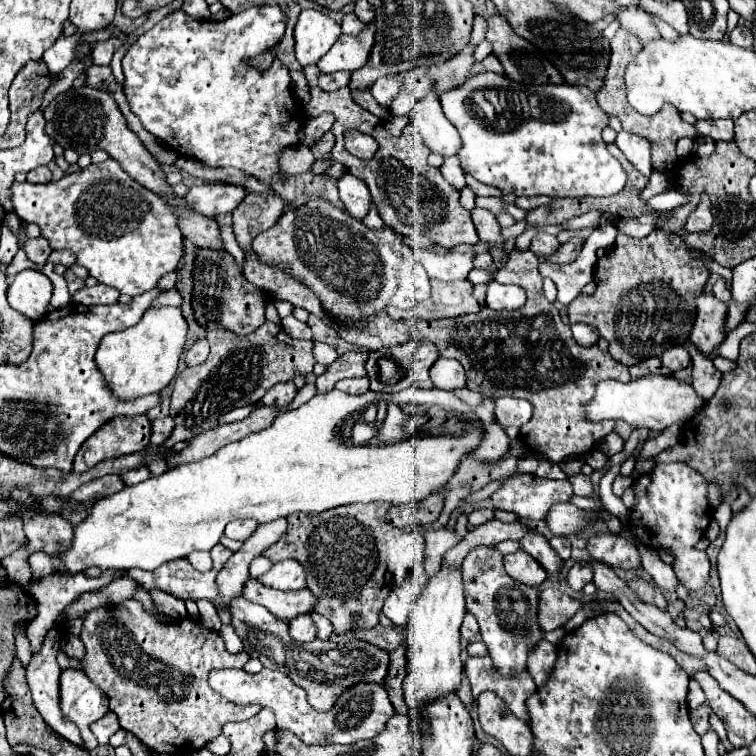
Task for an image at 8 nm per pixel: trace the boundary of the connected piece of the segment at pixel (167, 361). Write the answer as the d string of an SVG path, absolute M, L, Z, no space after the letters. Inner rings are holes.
M150 307L140 323L124 331L106 335L96 351L96 365L104 373L108 385L120 399L136 399L140 395L162 391L178 369L180 355L188 341L188 321L180 307Z

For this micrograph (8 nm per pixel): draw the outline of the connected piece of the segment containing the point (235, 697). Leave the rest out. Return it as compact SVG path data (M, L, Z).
M216 669L208 679L210 687L220 693L224 699L236 705L252 705L260 703L264 709L272 709L276 715L276 727L280 731L290 731L298 735L298 739L306 745L324 745L324 743L338 743L348 745L360 739L372 739L380 731L384 731L386 721L394 715L394 707L388 699L388 693L382 683L358 683L348 687L334 703L330 711L316 711L308 699L306 691L296 685L288 675L262 669L260 673L252 675L244 669Z

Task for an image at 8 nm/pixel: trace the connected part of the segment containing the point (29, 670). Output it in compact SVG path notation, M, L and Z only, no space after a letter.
M50 629L44 637L44 643L40 647L40 651L36 651L26 667L26 679L28 679L28 685L30 685L30 691L32 691L32 699L34 699L34 705L38 709L38 713L42 715L42 719L58 733L58 735L64 735L68 741L76 743L76 745L82 745L82 739L80 739L80 733L76 729L76 725L68 723L62 719L62 713L60 713L60 707L58 707L58 675L60 675L60 665L56 661L56 653L60 651L60 637L62 637L62 631L58 629Z

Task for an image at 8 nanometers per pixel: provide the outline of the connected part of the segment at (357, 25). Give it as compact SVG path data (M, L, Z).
M348 13L342 19L342 33L346 33L346 35L358 35L360 31L364 31L364 27L366 27L366 23L362 23L354 13Z

